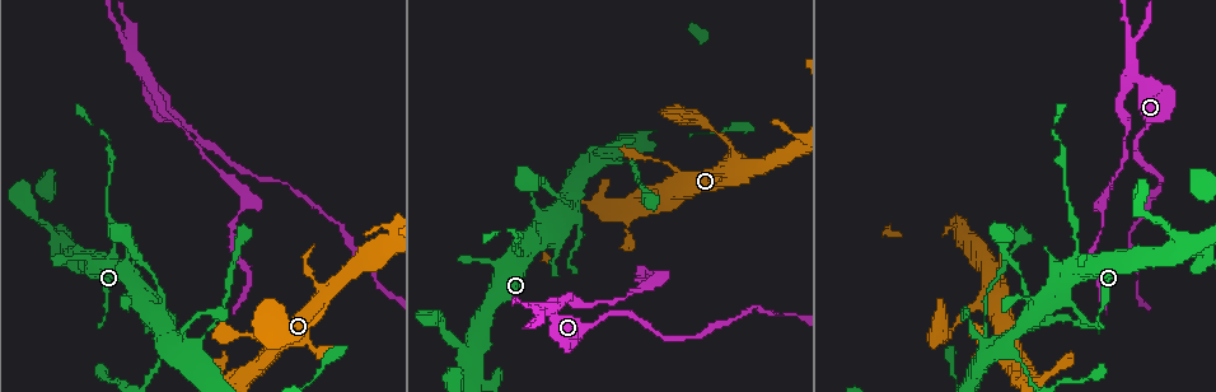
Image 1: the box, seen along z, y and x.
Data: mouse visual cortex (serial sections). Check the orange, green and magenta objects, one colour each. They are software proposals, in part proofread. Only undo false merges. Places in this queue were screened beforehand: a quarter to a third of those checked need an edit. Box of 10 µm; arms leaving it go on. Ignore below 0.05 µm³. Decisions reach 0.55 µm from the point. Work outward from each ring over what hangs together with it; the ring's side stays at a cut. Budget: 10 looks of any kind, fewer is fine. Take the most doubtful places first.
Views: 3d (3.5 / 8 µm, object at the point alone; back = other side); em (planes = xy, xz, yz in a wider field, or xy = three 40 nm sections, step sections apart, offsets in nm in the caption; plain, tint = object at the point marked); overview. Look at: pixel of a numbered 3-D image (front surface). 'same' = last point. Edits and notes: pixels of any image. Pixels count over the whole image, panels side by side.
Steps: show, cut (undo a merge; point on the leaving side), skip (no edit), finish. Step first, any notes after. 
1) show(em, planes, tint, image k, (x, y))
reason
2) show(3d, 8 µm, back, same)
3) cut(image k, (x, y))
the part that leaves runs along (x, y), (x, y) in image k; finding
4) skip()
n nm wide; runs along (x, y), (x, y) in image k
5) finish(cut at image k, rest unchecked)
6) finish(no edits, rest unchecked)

show(3d, 3.5 µm, image 1, (114, 246))
thick turns thin

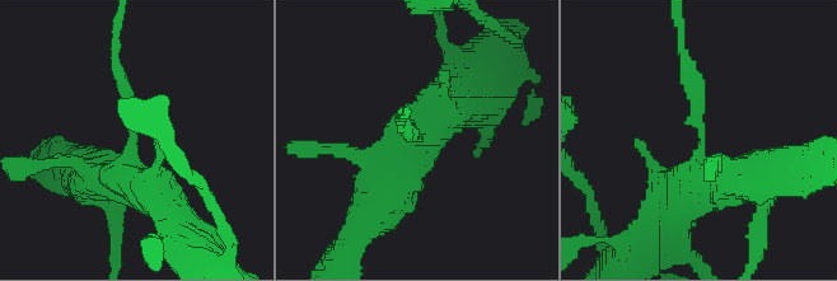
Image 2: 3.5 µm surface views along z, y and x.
show(em, planes, tint, image 2, (702, 129))

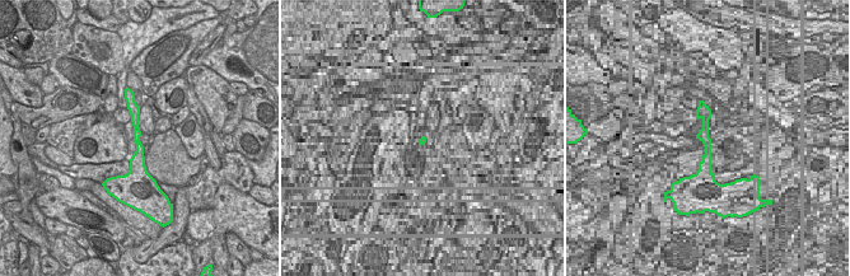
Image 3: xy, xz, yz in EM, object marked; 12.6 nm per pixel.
cut(image 2, (122, 85))
arms of 200, 400 nm; the part that leaves runs along (697, 122), (682, 32) in image 2; a second cell is stuck on

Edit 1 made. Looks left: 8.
show(overview)

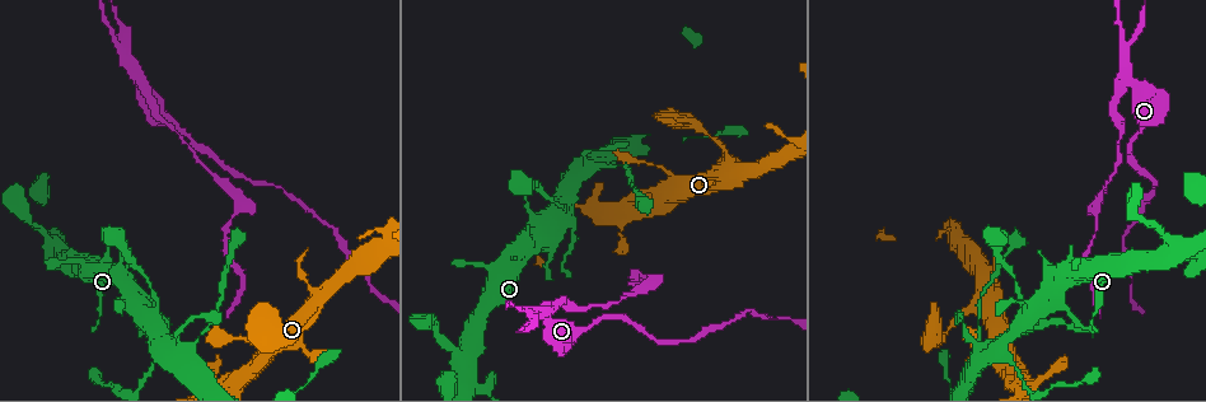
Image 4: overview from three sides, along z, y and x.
show(3d, 8 µm, back, image 4, (123, 52))
two arms in line, one across

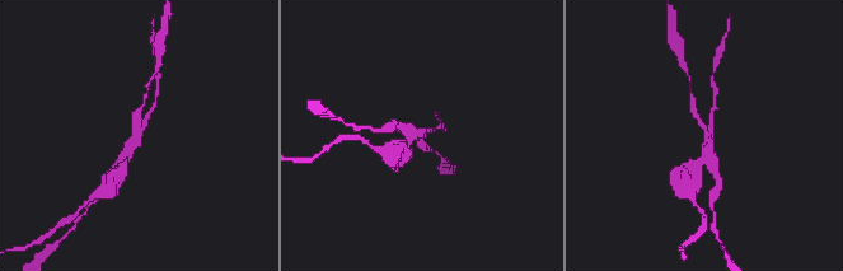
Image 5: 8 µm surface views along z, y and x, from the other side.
show(3d, 3.5 µm, back, same)
zoom in

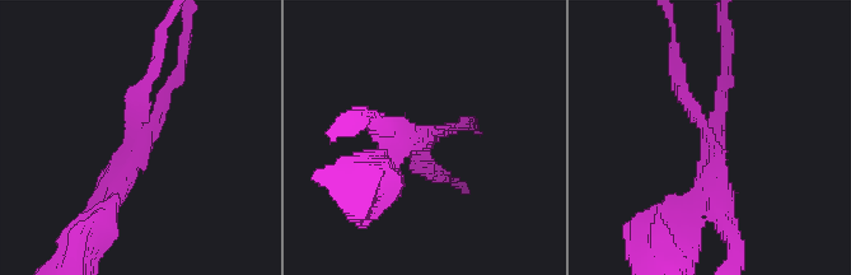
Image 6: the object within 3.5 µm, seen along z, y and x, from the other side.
cut(image 6, (681, 92))
the part that leaves runs along (707, 206), (737, 246), (730, 265) in image 6; a second cell is stuck on

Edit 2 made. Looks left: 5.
show(overview)
redraw

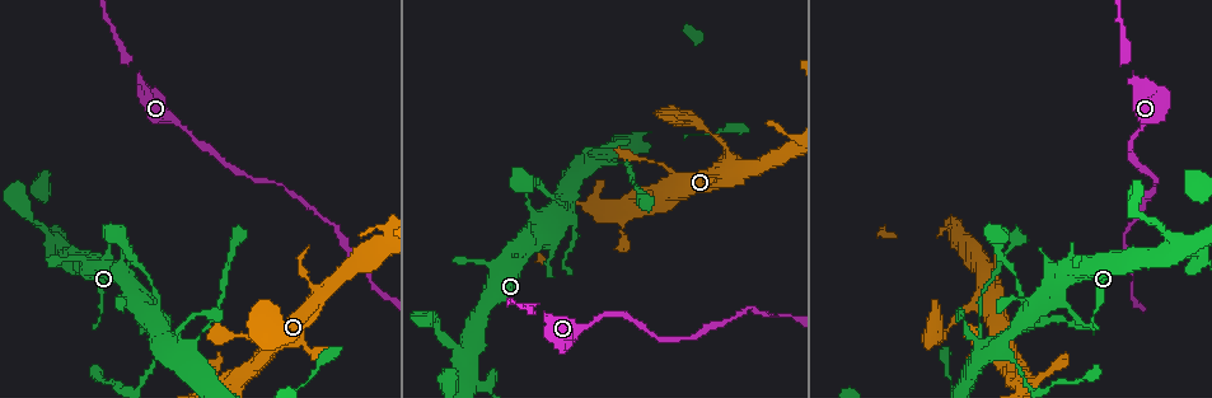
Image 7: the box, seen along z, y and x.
show(3d, 3.5 µm, image 7, (983, 300))
abrupt turn

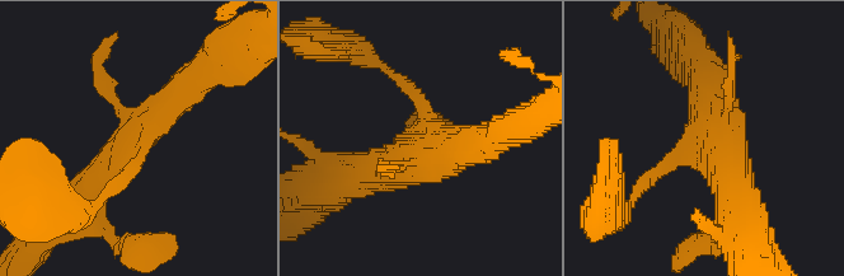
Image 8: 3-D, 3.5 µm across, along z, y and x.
show(em, planes, tint, image 8, (142, 145))
need the tissue

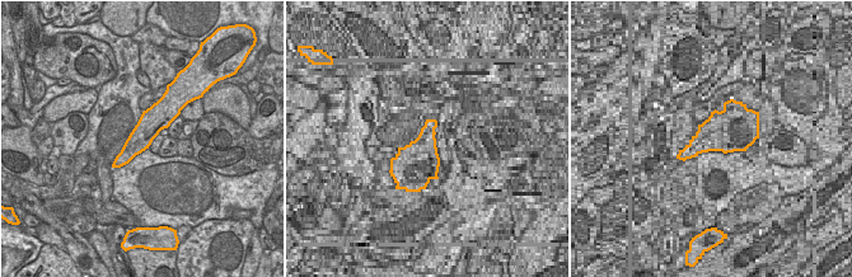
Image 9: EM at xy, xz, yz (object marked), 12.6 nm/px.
show(em, xy, step 2, tint, same)
another direction

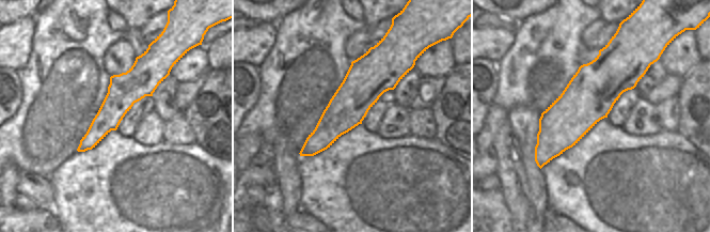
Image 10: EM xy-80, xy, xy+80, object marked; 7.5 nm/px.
skip()
runs along (735, 187), (728, 148), (708, 144), (641, 187) in image 8; continuous, no second cell

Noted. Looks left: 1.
finish(cut at image 2, cut at image 6, rest unchecked)

